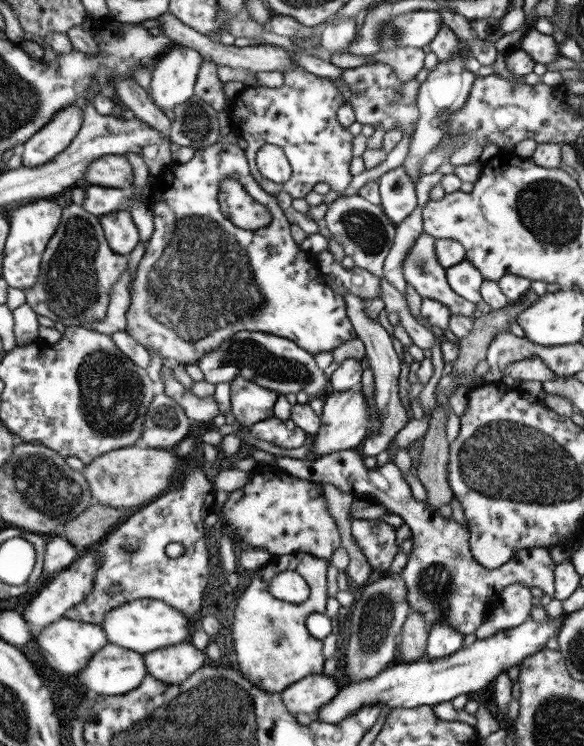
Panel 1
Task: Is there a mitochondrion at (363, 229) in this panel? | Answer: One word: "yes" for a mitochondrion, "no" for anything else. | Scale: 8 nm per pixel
yes

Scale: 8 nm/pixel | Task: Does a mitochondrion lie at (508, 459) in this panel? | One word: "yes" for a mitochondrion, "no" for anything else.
yes

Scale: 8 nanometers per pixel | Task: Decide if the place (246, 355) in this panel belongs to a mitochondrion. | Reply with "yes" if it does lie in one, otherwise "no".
yes

